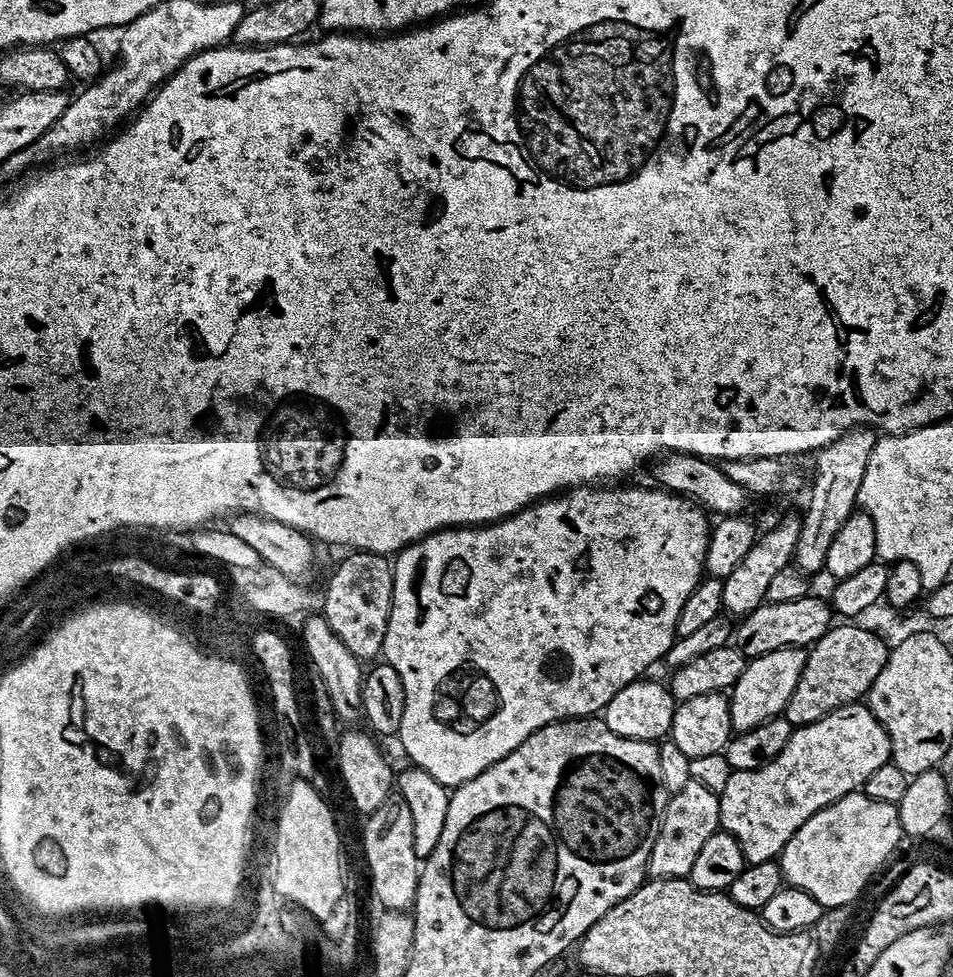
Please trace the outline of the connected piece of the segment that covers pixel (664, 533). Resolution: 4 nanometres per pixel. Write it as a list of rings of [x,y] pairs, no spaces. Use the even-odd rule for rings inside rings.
[[[585,486],[582,488],[570,488],[557,495],[538,500],[535,504],[522,508],[519,512],[514,513],[513,516],[507,516],[505,520],[497,523],[485,524],[483,526],[442,528],[438,532],[431,532],[429,536],[424,536],[421,540],[408,544],[405,548],[401,548],[399,552],[395,553],[394,563],[392,564],[392,609],[389,611],[388,629],[385,632],[382,656],[386,663],[394,666],[394,670],[398,670],[398,678],[402,678],[402,686],[406,690],[406,710],[402,710],[402,726],[398,733],[398,741],[400,740],[401,746],[404,747],[405,754],[412,759],[409,761],[415,767],[421,768],[426,774],[432,775],[438,783],[445,786],[464,784],[470,778],[482,774],[482,770],[486,770],[494,762],[506,758],[506,754],[510,754],[519,744],[526,742],[528,735],[532,732],[537,732],[542,726],[554,724],[561,720],[588,718],[593,714],[603,713],[604,708],[610,702],[610,698],[614,698],[614,694],[618,694],[618,690],[622,690],[622,686],[641,679],[647,673],[644,671],[651,664],[657,663],[659,665],[663,661],[664,655],[672,648],[678,614],[682,610],[682,606],[686,606],[686,598],[690,598],[690,594],[699,586],[706,572],[705,560],[707,558],[707,546],[710,535],[710,522],[708,524],[706,518],[708,516],[705,509],[697,506],[691,499],[681,498],[679,495],[673,494],[668,490],[655,490],[656,492],[651,492],[648,488],[620,488],[617,492],[611,492],[608,488],[611,487]]]

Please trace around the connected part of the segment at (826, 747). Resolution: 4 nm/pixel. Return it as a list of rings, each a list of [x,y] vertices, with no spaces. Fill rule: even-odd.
[[[835,715],[823,716],[821,720],[815,720],[812,724],[799,725],[793,731],[790,742],[766,766],[754,770],[733,770],[730,774],[730,782],[726,782],[726,790],[718,793],[720,797],[720,828],[729,832],[742,846],[742,854],[748,864],[757,864],[767,860],[776,860],[780,851],[790,842],[793,834],[803,826],[818,810],[830,806],[835,800],[841,800],[851,792],[857,791],[878,770],[878,766],[885,764],[884,756],[859,756],[854,749],[848,748],[845,752],[832,752],[831,740],[837,736],[840,740],[849,740],[852,744],[860,744],[865,740],[872,744],[875,740],[885,739],[884,728],[878,721],[865,718],[861,724],[848,724],[836,732]]]

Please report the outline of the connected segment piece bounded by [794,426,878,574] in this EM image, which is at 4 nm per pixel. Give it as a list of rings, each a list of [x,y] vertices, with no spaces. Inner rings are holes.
[[[861,426],[838,437],[815,453],[816,481],[813,482],[812,493],[808,496],[808,509],[800,516],[794,557],[797,568],[809,574],[824,572],[826,554],[830,550],[830,542],[834,542],[834,534],[838,534],[838,530],[842,530],[842,522],[846,522],[846,518],[850,518],[850,514],[857,511],[856,499],[862,486],[862,474],[866,474],[866,462],[870,462],[870,454],[877,439],[877,433],[873,429]]]

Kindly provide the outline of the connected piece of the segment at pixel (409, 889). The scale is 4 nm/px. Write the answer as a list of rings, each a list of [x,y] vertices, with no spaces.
[[[389,798],[367,817],[364,824],[364,856],[372,875],[372,892],[388,910],[404,910],[416,899],[418,859],[414,854],[414,821],[401,798]]]

